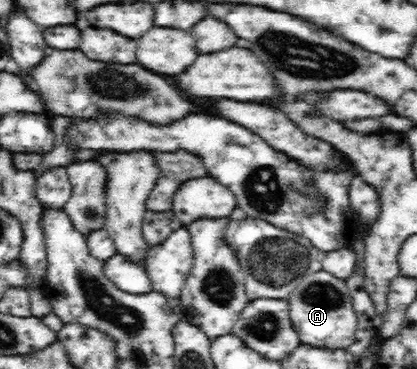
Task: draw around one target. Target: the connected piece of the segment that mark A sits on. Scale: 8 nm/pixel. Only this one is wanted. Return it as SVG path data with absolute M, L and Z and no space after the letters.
M324 270L308 274L286 300L289 302L290 321L300 337L301 344L330 350L345 349L353 344L357 330L357 314L352 308L352 297L344 279L335 278Z

